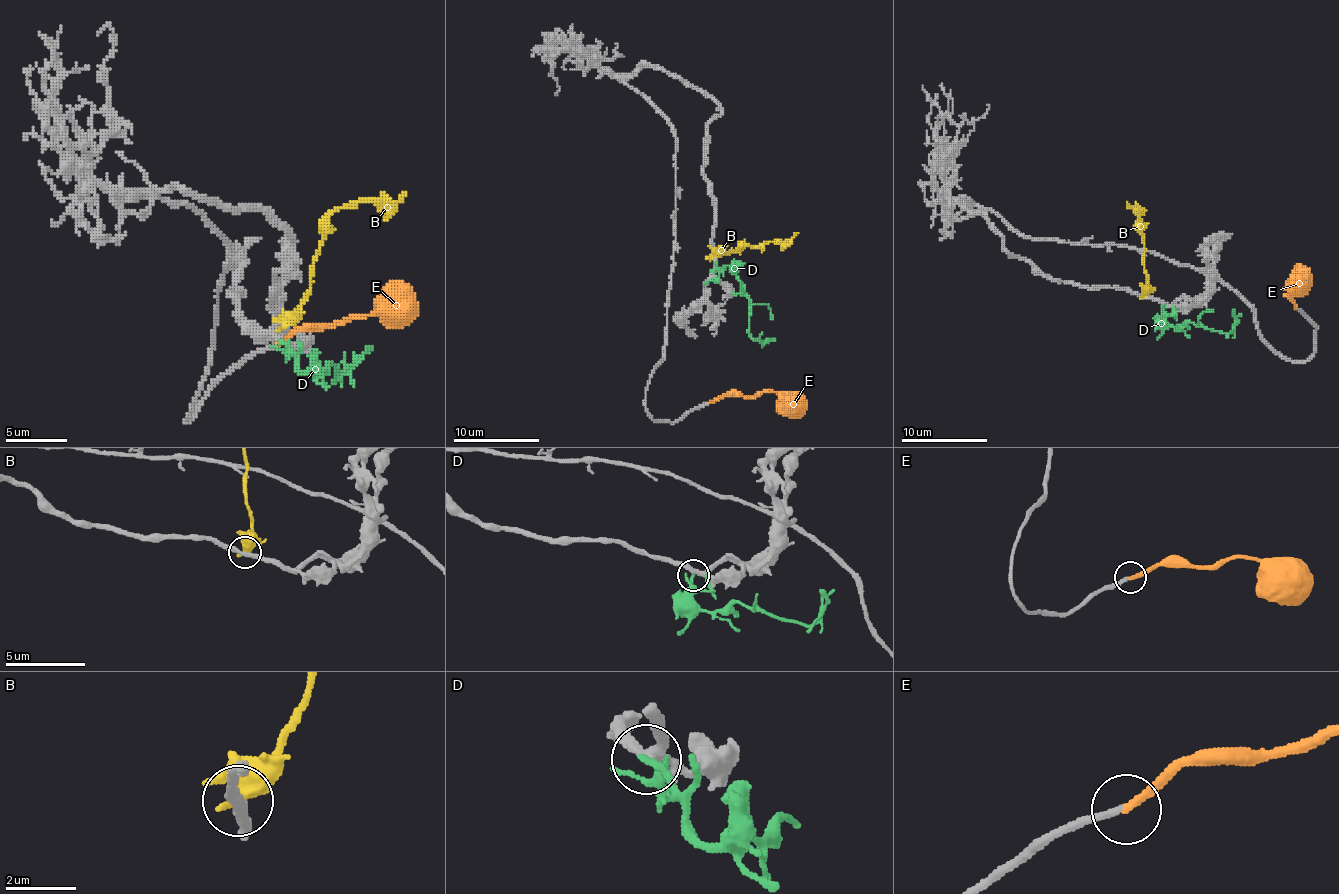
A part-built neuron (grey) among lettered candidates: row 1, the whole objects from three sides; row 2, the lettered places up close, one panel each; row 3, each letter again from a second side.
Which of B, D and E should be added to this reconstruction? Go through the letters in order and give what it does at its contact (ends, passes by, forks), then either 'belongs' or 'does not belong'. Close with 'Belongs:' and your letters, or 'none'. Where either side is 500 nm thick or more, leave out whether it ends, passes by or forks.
B: does not belong
D: it ends; does not belong
E: it ends; belongs
Belongs: E

